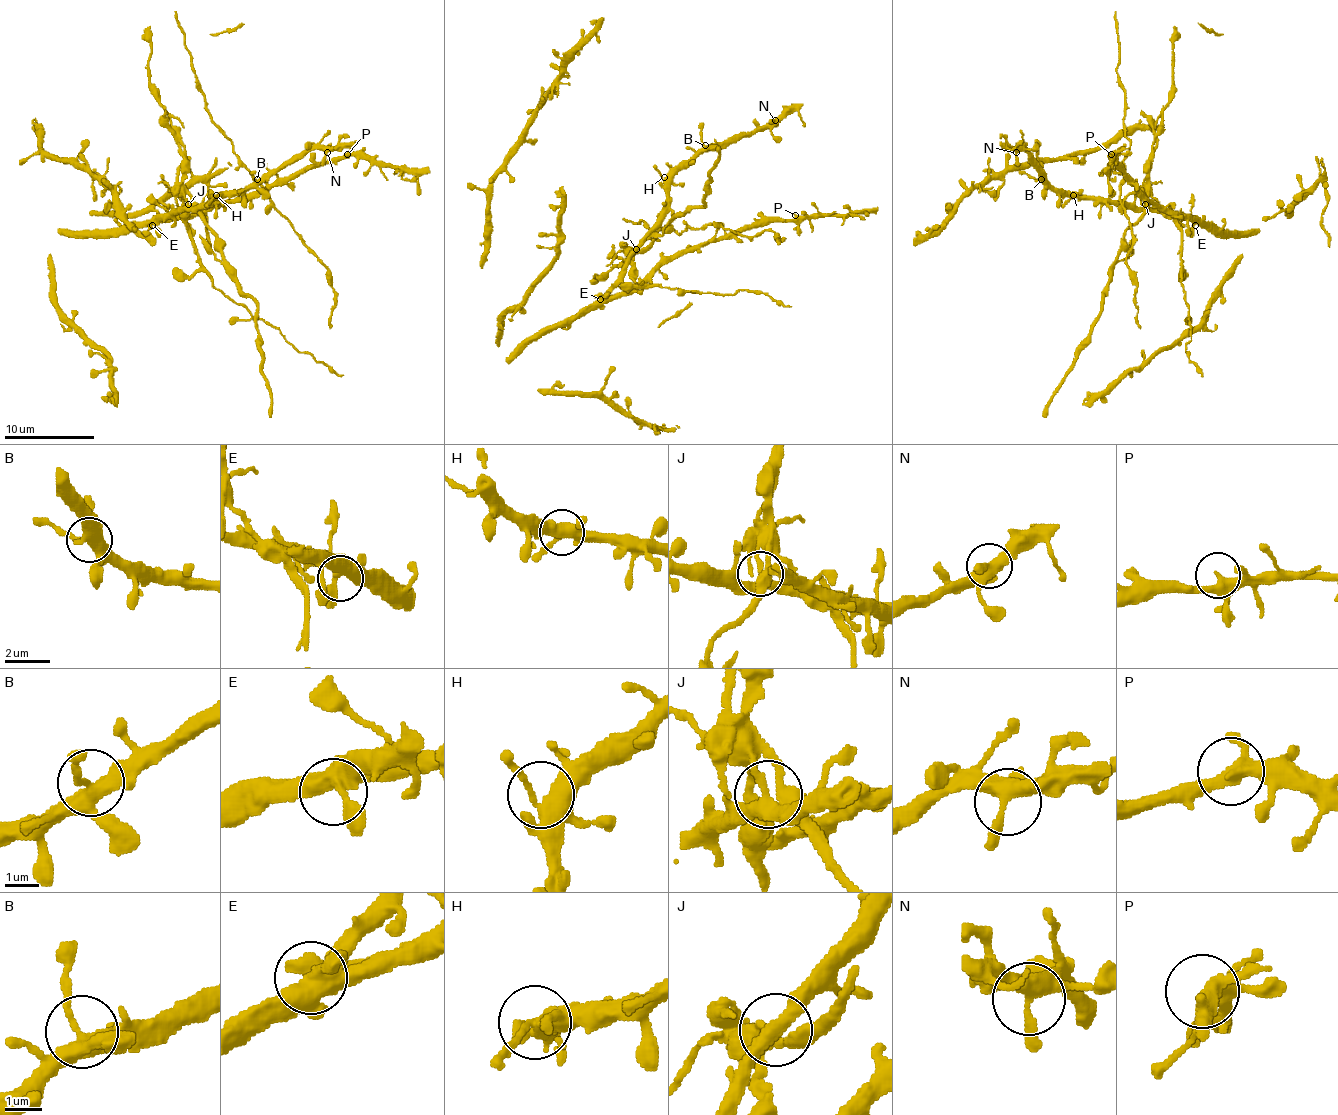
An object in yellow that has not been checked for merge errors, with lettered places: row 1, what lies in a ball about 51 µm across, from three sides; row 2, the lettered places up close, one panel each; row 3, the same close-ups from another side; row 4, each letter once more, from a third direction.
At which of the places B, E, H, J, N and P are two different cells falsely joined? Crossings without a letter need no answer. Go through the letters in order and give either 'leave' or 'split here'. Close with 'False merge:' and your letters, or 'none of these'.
B: leave
E: leave
H: leave
J: split here
N: leave
P: leave
False merge: J

